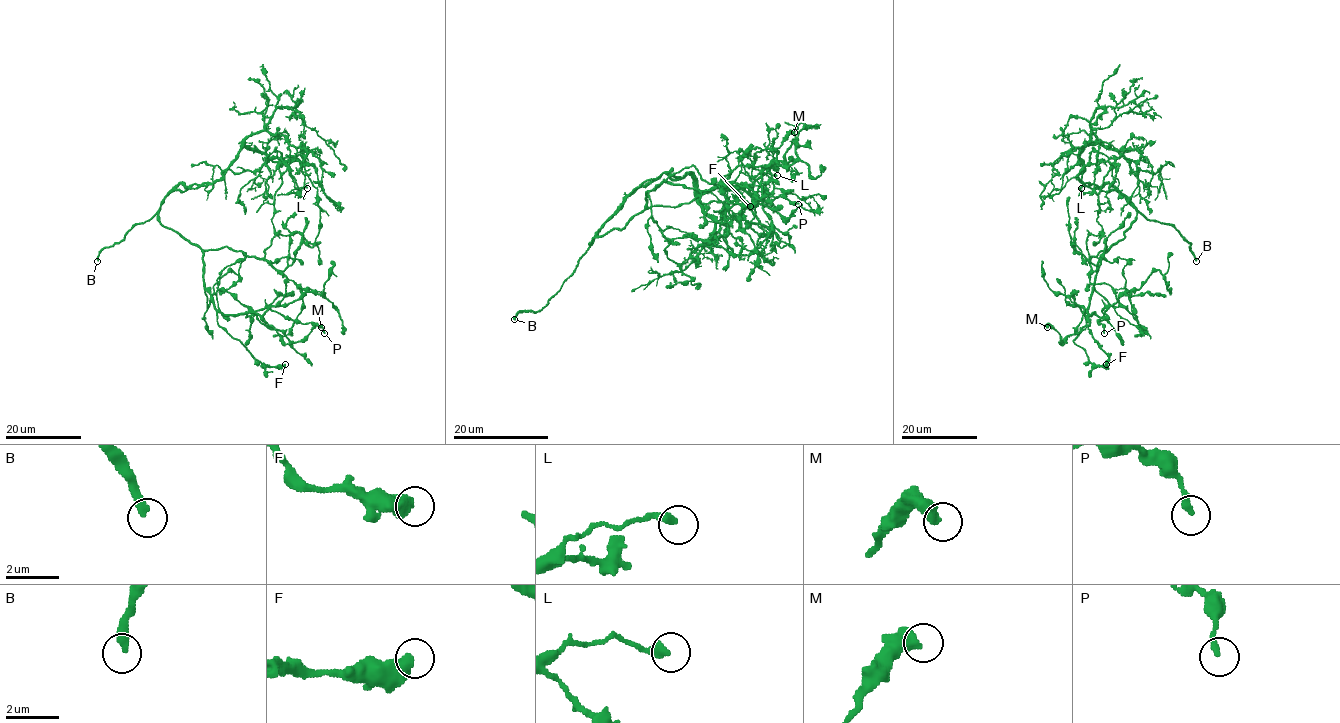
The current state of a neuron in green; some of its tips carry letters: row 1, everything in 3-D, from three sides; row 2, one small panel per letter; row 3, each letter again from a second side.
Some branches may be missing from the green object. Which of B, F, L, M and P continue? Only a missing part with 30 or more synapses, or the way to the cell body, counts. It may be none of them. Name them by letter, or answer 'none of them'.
B

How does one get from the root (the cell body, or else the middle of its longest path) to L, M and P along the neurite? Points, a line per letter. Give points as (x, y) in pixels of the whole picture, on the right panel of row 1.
L: (1136, 211), (1117, 191), (1080, 180), (1085, 147), (1115, 149), (1118, 157), (1097, 163), (1094, 190), (1081, 188)
M: (1136, 211), (1124, 237), (1100, 256), (1087, 309), (1093, 312), (1089, 324), (1061, 343), (1060, 334), (1047, 327)
P: (1136, 211), (1124, 237), (1098, 265), (1087, 312), (1102, 317), (1107, 308), (1098, 323), (1104, 333)

